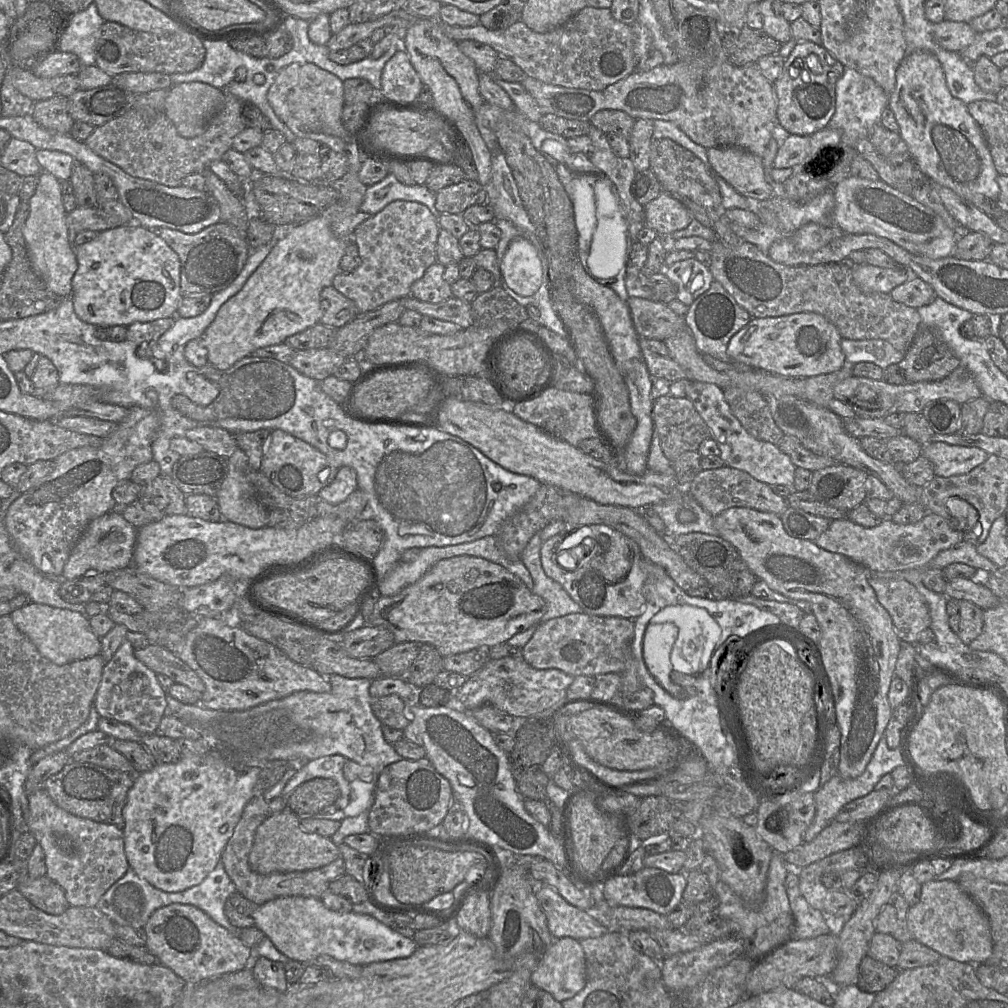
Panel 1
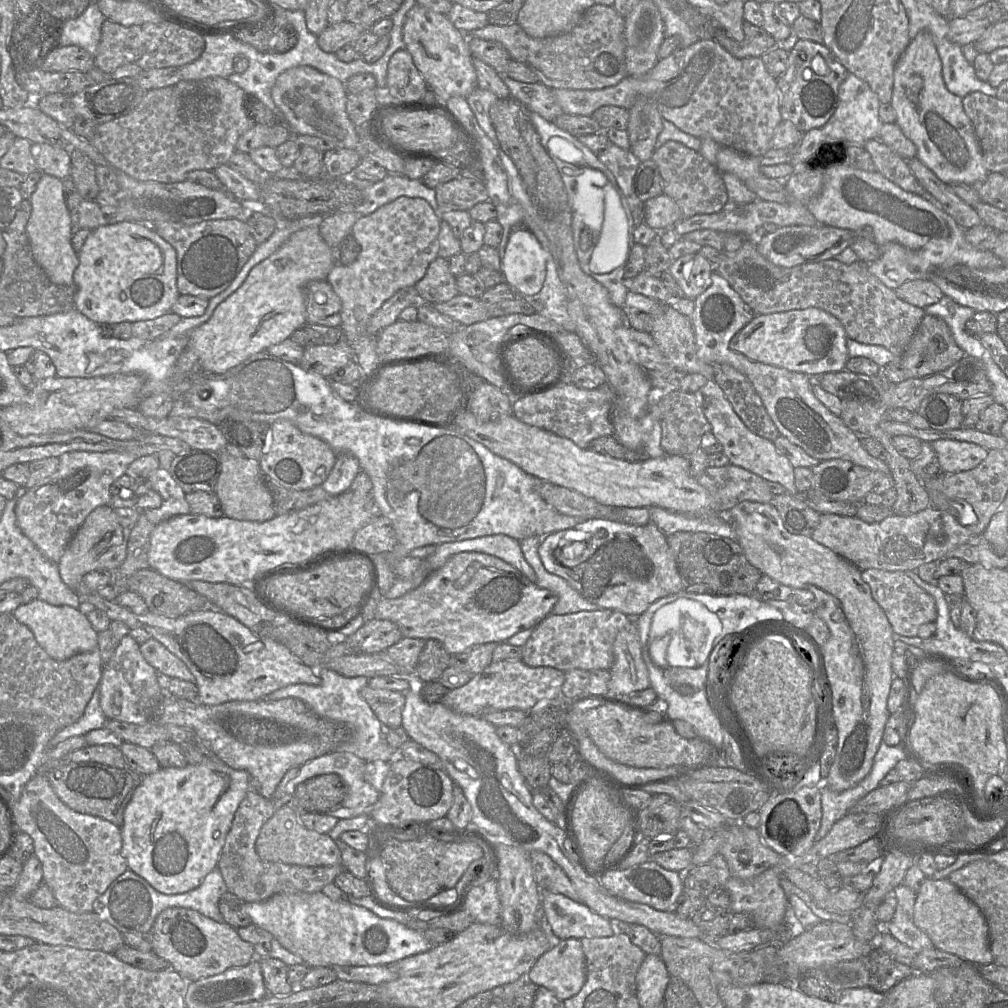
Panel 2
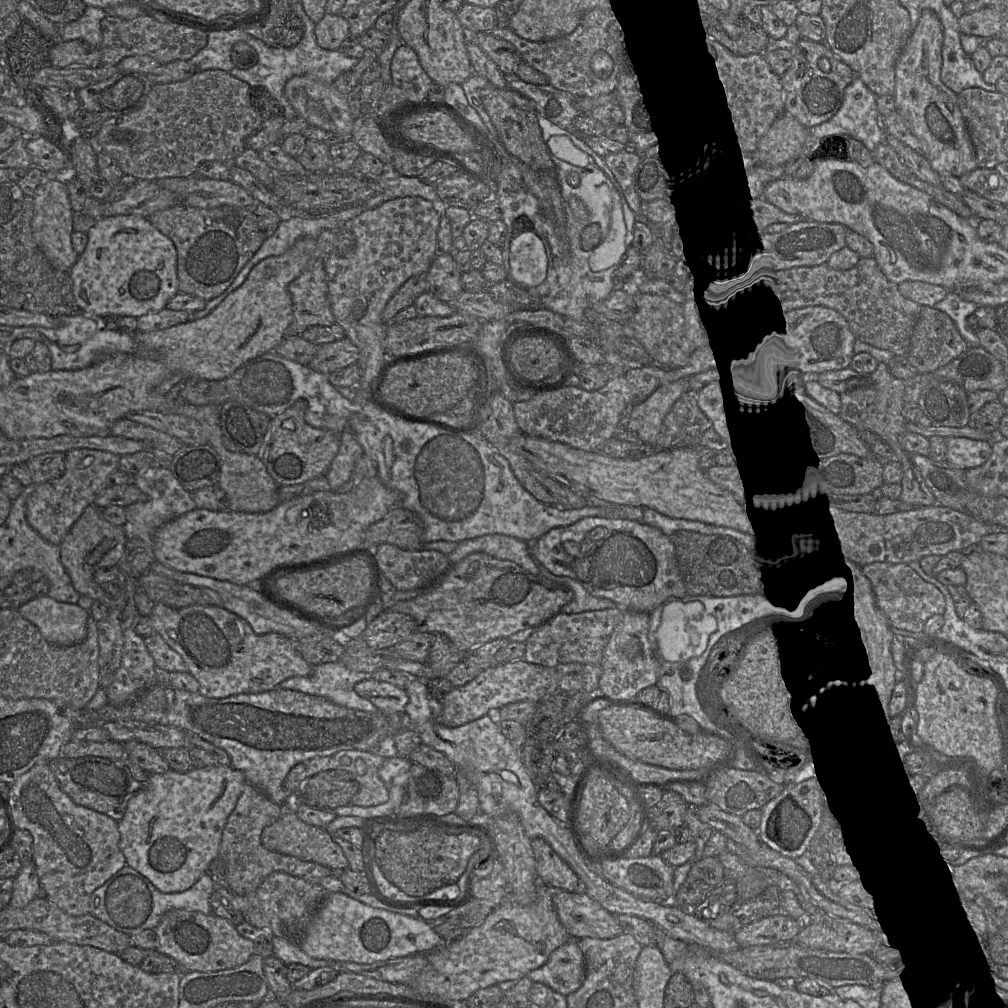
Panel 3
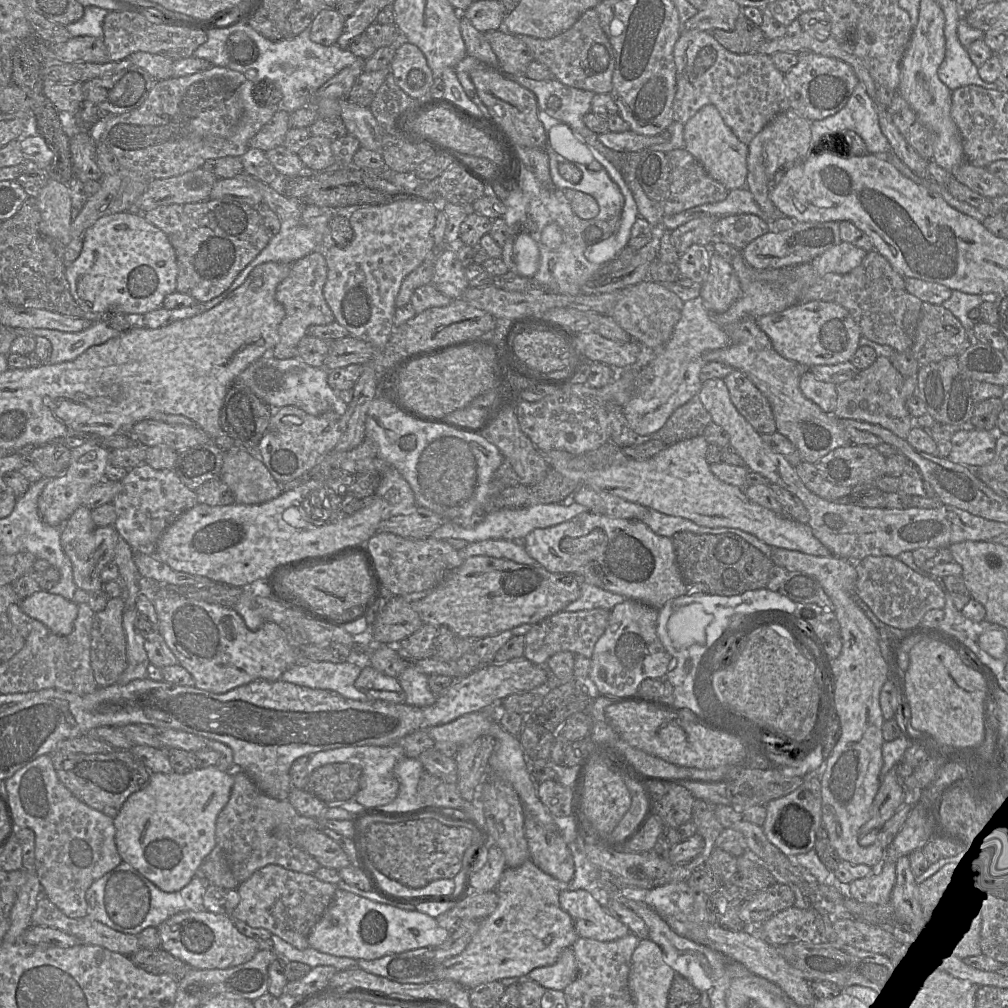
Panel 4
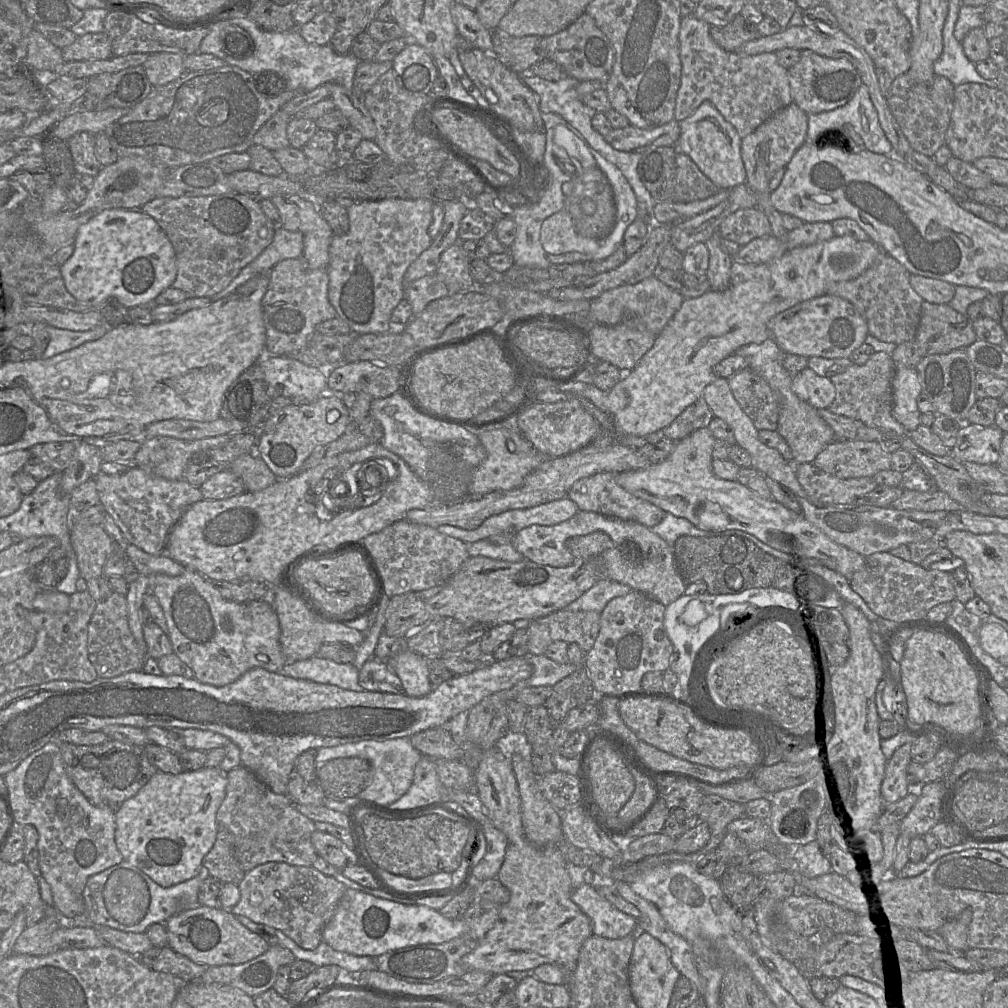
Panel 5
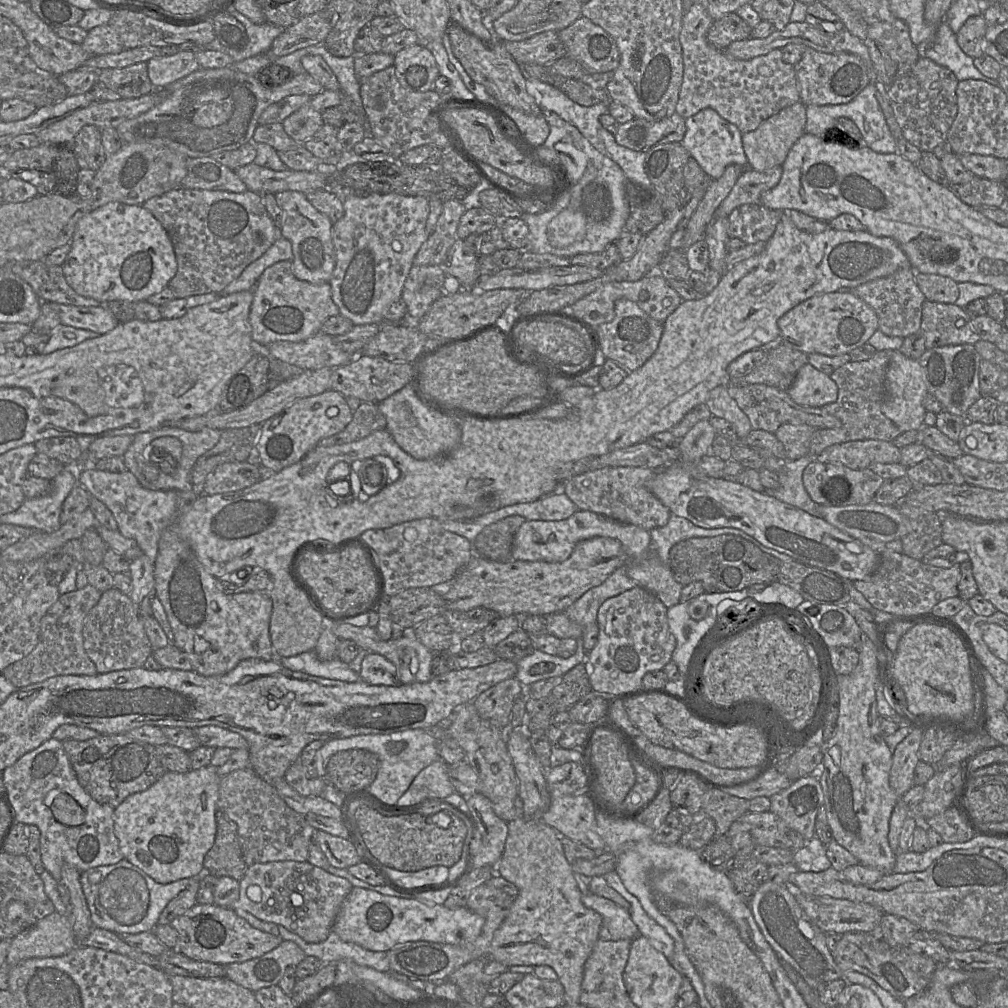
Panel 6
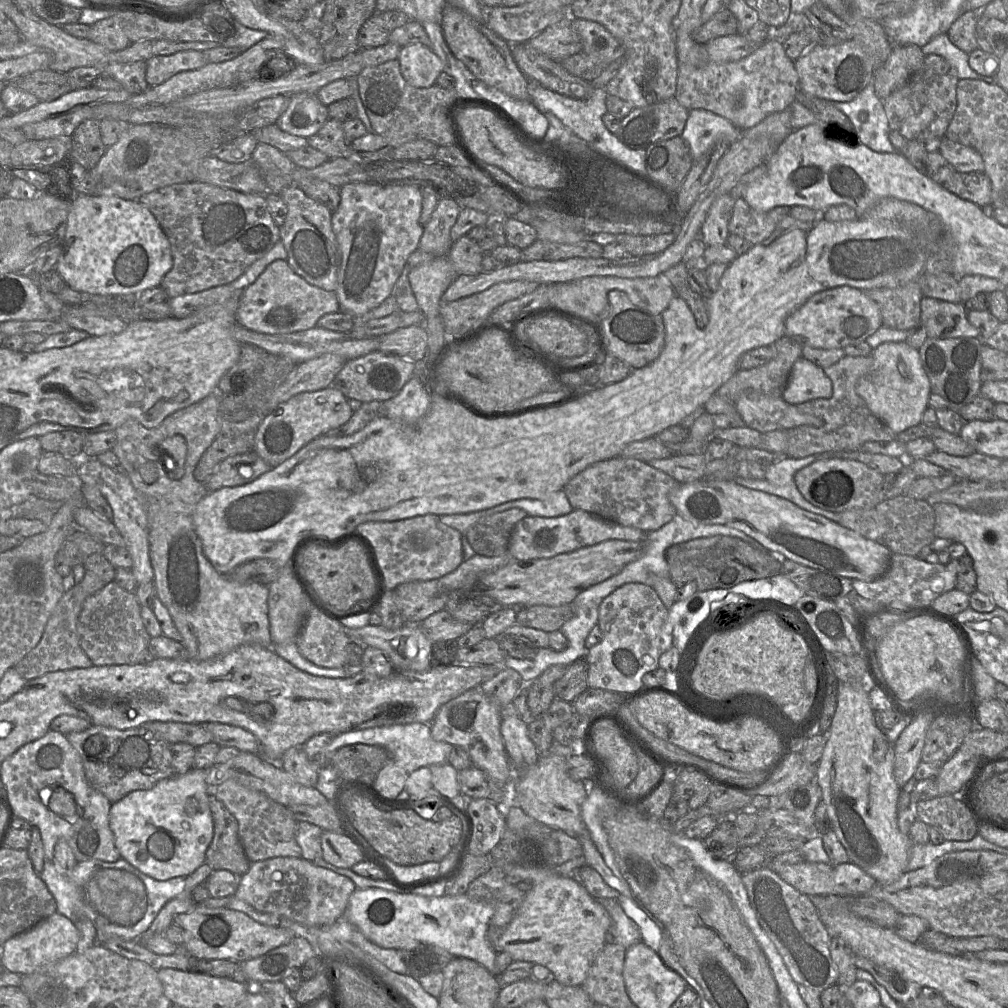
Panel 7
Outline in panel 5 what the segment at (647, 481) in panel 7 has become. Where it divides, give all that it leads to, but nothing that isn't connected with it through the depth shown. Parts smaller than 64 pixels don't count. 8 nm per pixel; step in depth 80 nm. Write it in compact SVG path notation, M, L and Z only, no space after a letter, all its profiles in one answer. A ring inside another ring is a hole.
M604 472L582 478L573 484L567 497L576 503L579 511L596 512L607 517L634 521L648 528L659 524L667 512L627 492L616 482L617 474L619 473Z

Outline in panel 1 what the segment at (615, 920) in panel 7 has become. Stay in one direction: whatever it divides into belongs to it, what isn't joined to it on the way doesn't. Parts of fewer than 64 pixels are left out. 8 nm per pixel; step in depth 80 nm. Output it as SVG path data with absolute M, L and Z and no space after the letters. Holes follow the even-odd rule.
M536 884L536 898L545 913L549 932L554 939L570 937L576 940L597 938L606 934L607 928L586 910L569 904L557 891L545 884Z

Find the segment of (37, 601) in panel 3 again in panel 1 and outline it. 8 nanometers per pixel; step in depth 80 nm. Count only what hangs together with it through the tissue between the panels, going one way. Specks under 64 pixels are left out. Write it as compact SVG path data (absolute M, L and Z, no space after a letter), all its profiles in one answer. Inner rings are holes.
M30 603L11 614L14 625L36 646L42 656L56 665L65 665L99 655L101 639L93 631L88 618L79 612Z

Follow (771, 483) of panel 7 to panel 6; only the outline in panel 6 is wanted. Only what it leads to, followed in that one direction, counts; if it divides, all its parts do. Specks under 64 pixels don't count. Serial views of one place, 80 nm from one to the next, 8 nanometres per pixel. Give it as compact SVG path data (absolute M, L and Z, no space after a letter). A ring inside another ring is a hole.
M806 455L797 460L783 460L782 467L777 473L779 486L773 490L764 489L763 492L815 517L820 517L818 504L810 498L802 482L805 467L815 459L816 455Z

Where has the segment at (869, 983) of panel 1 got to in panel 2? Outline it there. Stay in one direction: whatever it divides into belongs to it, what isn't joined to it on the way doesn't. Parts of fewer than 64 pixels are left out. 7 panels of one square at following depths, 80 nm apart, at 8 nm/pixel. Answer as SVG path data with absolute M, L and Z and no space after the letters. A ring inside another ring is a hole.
M873 947L868 955L868 962L870 965L869 988L883 993L916 972L912 966L893 960L878 947Z

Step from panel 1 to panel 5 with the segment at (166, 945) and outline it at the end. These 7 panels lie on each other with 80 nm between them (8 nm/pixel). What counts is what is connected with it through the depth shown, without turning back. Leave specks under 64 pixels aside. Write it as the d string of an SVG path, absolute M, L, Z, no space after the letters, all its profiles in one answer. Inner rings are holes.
M196 905L172 916L165 922L169 946L195 963L208 966L237 965L266 952L270 945L250 931L231 912L222 908Z

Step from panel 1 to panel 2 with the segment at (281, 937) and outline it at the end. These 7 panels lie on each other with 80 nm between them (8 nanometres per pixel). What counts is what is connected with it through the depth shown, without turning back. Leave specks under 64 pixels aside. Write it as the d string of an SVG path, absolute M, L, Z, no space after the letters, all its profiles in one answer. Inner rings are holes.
M322 891L316 893L304 893L304 892L294 892L294 893L279 893L275 894L267 900L262 902L245 902L243 904L243 911L249 915L252 920L252 923L257 926L269 931L275 939L277 939L280 944L289 950L290 952L300 956L308 967L317 967L317 966L325 966L332 967L336 964L338 965L348 965L348 966L369 966L369 965L387 965L393 962L399 961L401 959L414 956L419 953L423 953L429 951L434 947L424 935L424 932L419 932L408 928L406 925L403 925L392 919L384 919L370 910L354 905L349 901L333 901L328 898Z

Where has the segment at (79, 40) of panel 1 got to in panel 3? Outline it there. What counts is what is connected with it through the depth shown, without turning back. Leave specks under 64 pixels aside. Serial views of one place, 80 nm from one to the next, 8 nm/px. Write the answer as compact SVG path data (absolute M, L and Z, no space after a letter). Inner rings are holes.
M86 6L84 13L77 20L60 26L60 40L80 39L89 45L100 48L103 35L101 21L108 11L95 6Z

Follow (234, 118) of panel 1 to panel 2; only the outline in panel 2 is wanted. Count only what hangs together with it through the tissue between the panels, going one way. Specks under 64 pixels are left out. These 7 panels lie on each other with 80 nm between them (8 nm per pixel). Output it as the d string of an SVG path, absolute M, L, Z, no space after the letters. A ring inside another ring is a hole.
M209 77L201 81L180 80L173 86L156 88L146 91L141 102L128 114L120 116L108 122L97 125L95 134L91 139L93 147L104 156L109 165L123 171L130 177L140 181L157 181L163 183L175 183L186 179L187 174L193 170L213 170L221 164L227 164L231 155L236 151L236 142L243 133L252 128L255 122L249 117L244 108L245 92L228 78Z

